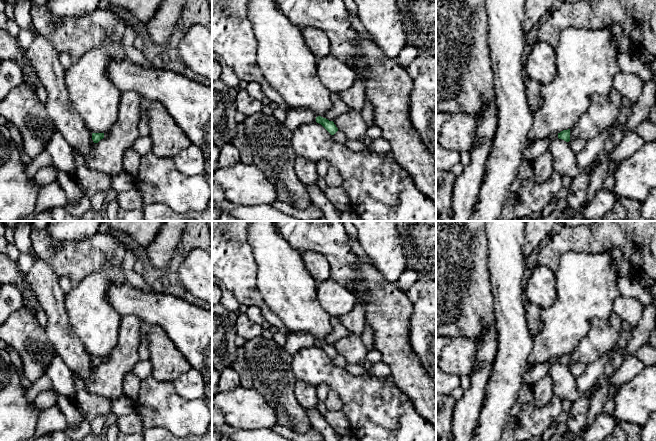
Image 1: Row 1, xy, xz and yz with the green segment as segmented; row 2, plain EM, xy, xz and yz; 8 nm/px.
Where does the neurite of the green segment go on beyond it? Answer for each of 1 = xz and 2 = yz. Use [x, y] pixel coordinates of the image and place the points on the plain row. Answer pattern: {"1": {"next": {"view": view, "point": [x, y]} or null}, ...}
{"1": {"next": {"view": "xz", "point": [339, 331]}}, "2": {"next": {"view": "yz", "point": [554, 360]}}}

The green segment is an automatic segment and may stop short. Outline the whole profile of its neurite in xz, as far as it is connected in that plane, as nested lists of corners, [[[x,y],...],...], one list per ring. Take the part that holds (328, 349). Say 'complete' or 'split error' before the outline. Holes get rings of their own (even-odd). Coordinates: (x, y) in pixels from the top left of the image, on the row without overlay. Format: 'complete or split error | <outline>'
split error | [[[331,317],[330,323],[332,332],[328,335],[325,342],[321,340],[316,341],[316,346],[321,348],[331,359],[334,359],[338,355],[338,352],[332,344],[340,338],[349,336],[350,332],[341,324],[338,317]]]

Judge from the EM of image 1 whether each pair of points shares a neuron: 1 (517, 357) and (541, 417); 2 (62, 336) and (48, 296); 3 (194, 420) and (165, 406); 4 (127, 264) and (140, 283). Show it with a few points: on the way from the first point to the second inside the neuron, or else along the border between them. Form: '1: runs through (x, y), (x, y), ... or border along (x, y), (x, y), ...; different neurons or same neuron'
1: border along (523, 384), (513, 405); different neurons
2: runs through (57, 326), (55, 323), (54, 306); same neuron
3: runs through (187, 418), (172, 412); same neuron
4: runs through (128, 269), (135, 278); same neuron

